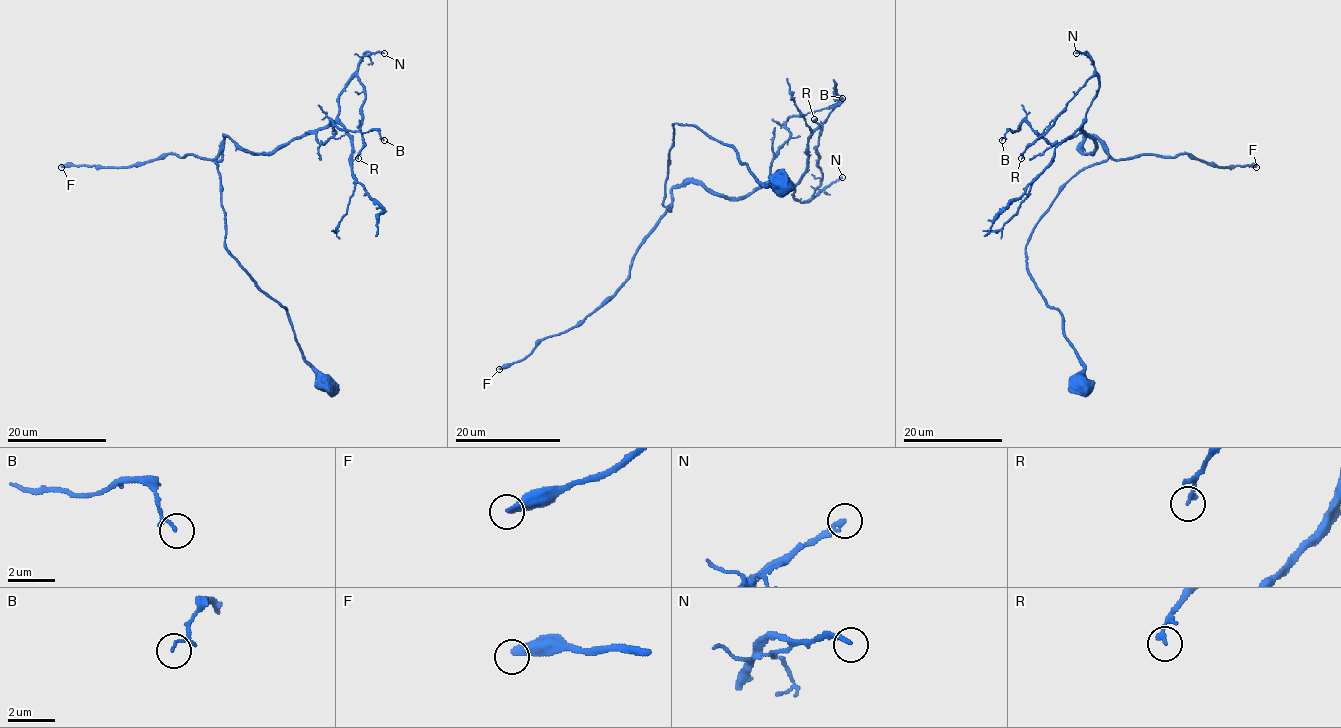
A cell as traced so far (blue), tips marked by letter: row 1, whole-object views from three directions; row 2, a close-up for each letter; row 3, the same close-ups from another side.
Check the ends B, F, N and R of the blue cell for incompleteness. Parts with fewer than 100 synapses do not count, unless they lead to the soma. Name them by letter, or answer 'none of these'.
F

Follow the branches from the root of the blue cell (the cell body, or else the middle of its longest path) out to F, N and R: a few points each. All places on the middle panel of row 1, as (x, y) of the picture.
F: (780, 181), (763, 185), (731, 147), (675, 123), (670, 211), (629, 278), (499, 369)
N: (780, 181), (673, 124), (670, 211), (688, 182), (730, 198), (786, 183), (807, 202), (842, 177)
R: (780, 181), (673, 124), (670, 211), (688, 182), (730, 198), (786, 183), (807, 202), (822, 178), (814, 119)

